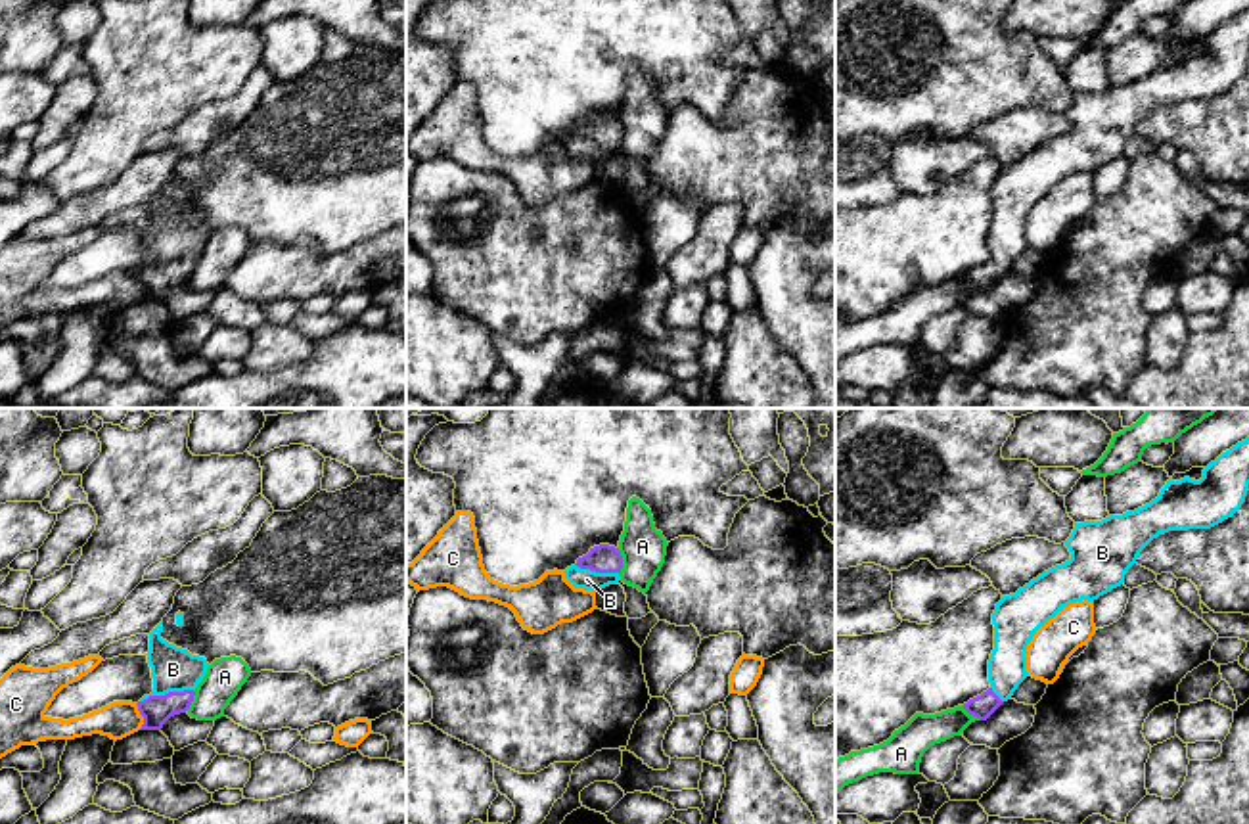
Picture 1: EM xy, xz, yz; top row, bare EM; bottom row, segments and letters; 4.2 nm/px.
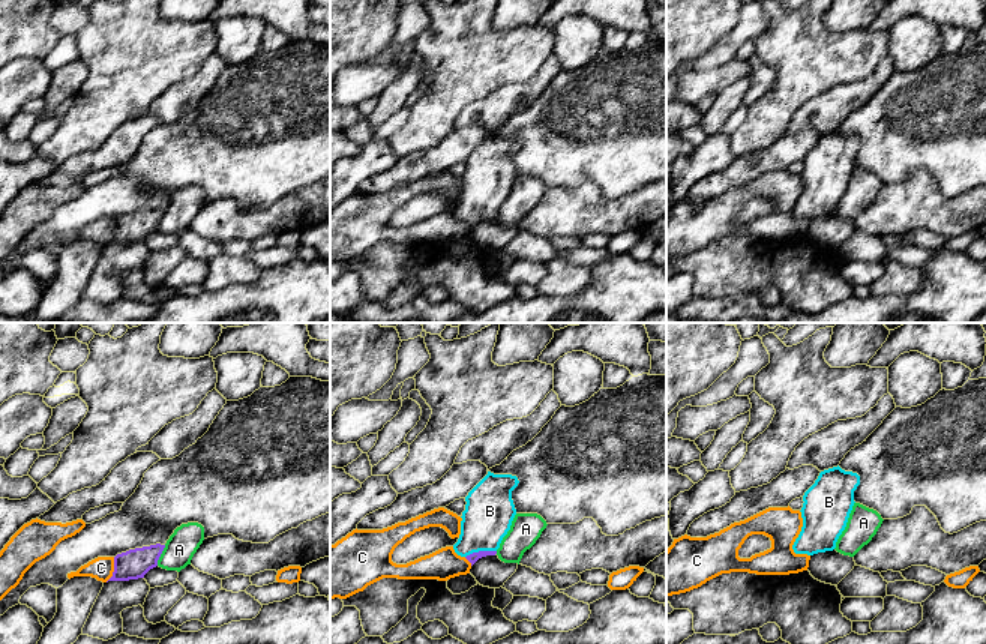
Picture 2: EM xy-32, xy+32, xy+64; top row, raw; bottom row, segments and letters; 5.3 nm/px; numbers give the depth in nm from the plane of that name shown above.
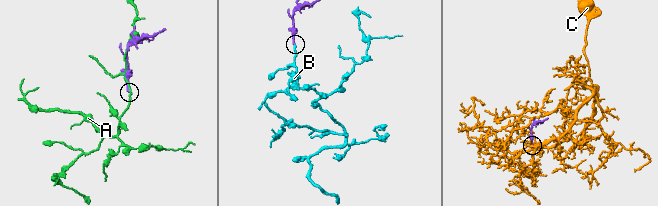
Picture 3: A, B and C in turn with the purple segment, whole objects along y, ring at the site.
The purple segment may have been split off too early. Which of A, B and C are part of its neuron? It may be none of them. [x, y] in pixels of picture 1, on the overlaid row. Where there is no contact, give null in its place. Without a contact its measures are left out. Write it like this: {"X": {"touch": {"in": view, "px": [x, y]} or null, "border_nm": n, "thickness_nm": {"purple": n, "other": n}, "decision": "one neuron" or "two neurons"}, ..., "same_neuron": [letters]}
{"A": {"touch": {"in": "xz", "px": [621, 562]}, "border_nm": 110, "thickness_nm": {"purple": 120, "other": 190}, "decision": "two neurons"}, "B": {"touch": {"in": "xy", "px": [165, 694]}, "border_nm": 240, "thickness_nm": {"purple": 120, "other": 190}, "decision": "one neuron"}, "C": {"touch": {"in": "xy", "px": [142, 715]}, "border_nm": 110, "thickness_nm": {"purple": 120, "other": 160}, "decision": "two neurons"}, "same_neuron": ["B"]}

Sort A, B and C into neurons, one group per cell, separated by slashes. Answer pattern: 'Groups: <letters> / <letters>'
Groups: A / B / C

